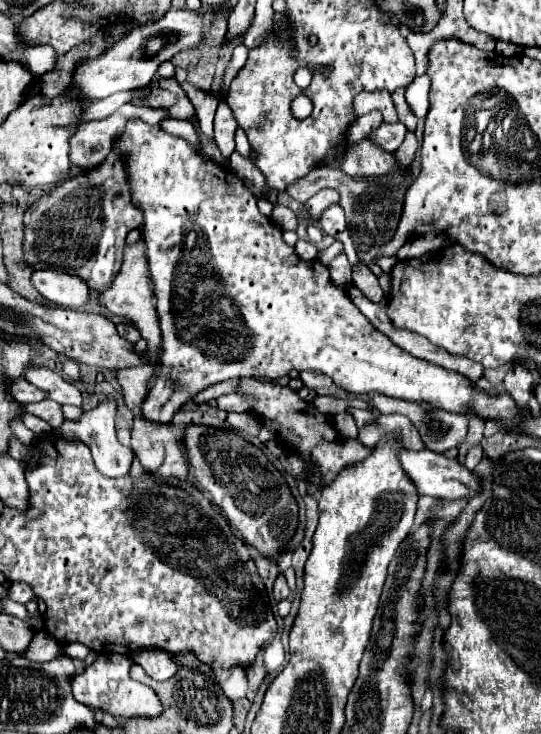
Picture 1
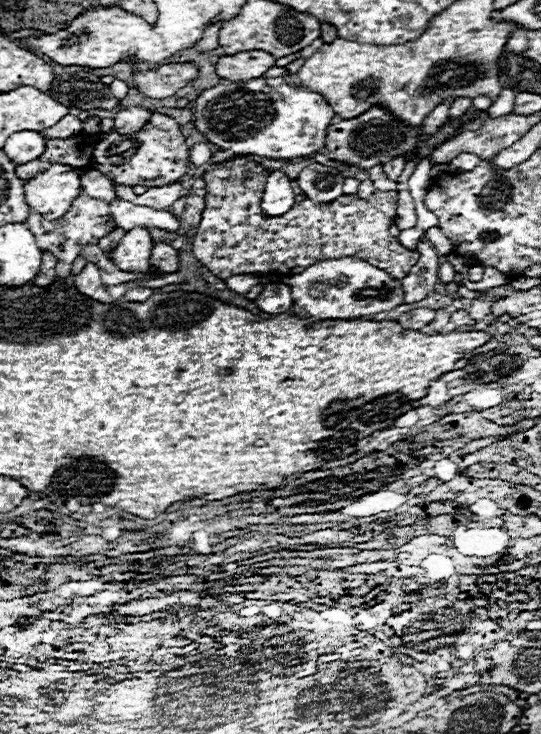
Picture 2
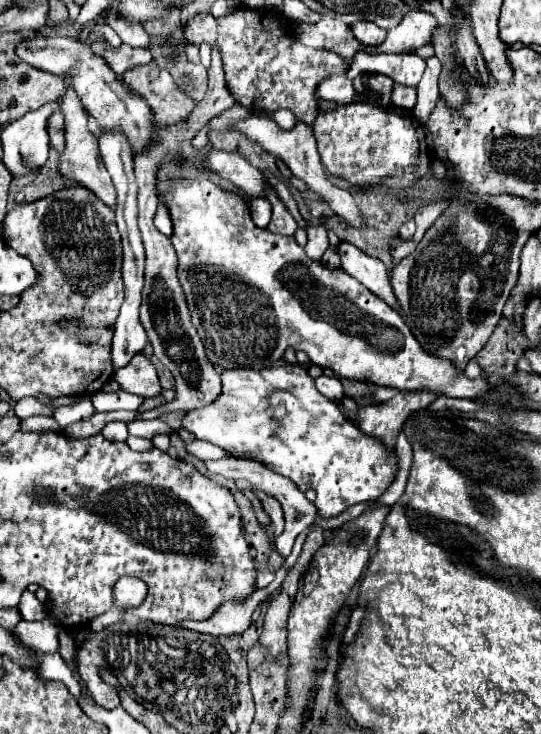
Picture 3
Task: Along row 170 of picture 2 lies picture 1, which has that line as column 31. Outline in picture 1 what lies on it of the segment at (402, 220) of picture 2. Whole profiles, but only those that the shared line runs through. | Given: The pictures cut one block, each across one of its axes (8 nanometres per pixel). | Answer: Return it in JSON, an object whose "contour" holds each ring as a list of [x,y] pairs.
{"contour":[[[48,398],[42,400],[42,402],[26,404],[24,410],[30,412],[30,414],[34,414],[34,416],[38,416],[38,418],[42,418],[42,420],[46,420],[54,430],[58,430],[62,426],[62,422],[64,422],[62,406],[58,402],[54,402],[54,400],[48,400]]]}

